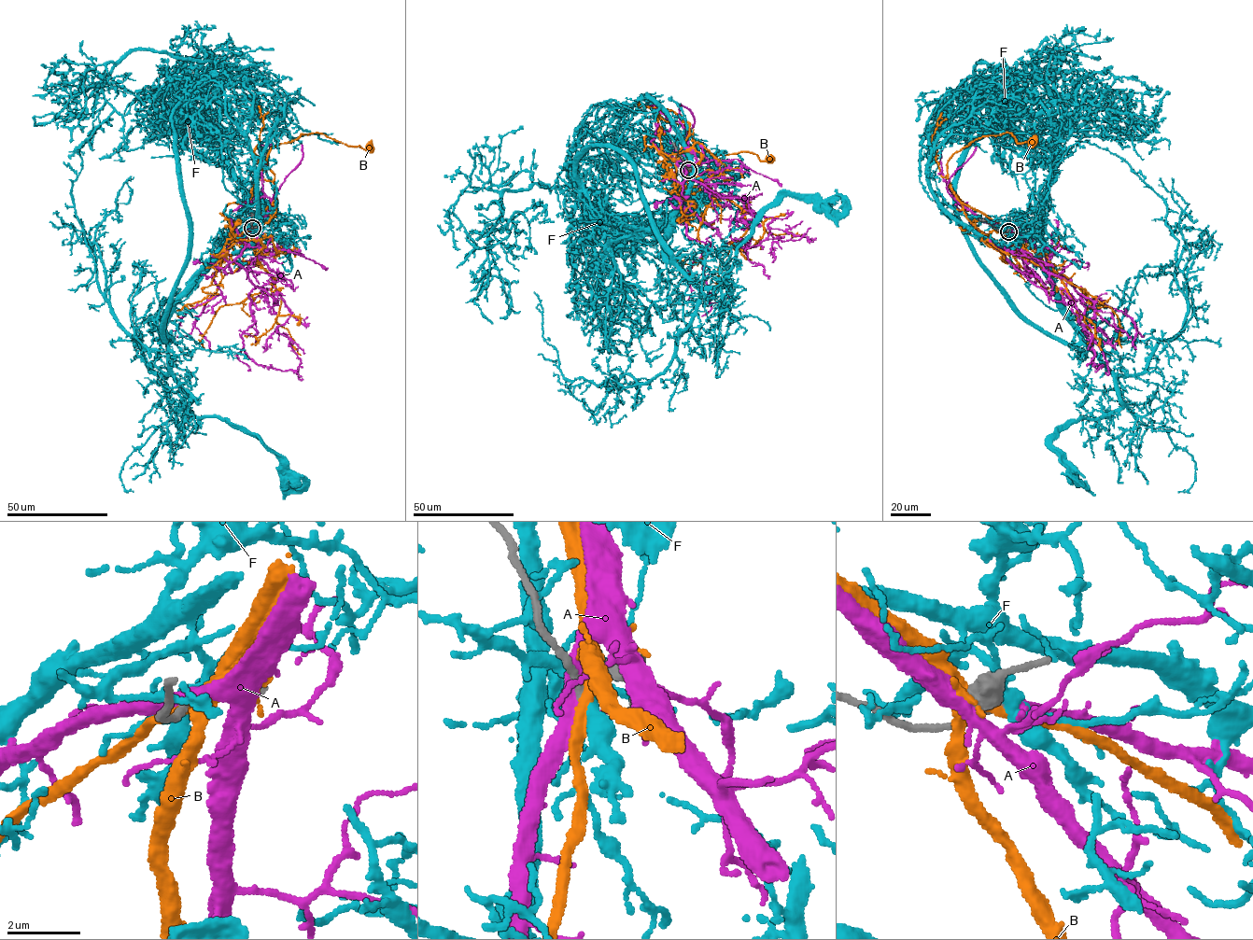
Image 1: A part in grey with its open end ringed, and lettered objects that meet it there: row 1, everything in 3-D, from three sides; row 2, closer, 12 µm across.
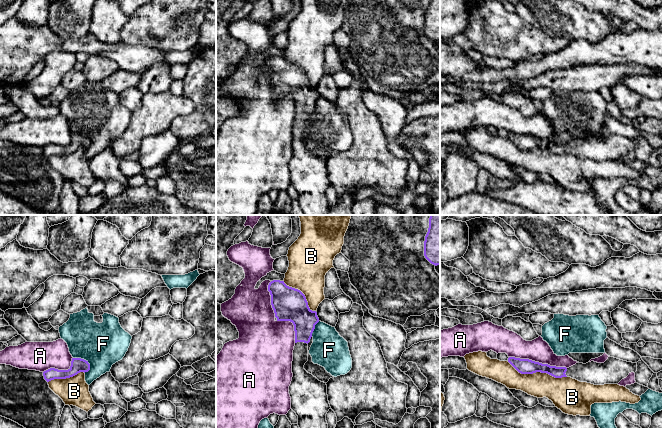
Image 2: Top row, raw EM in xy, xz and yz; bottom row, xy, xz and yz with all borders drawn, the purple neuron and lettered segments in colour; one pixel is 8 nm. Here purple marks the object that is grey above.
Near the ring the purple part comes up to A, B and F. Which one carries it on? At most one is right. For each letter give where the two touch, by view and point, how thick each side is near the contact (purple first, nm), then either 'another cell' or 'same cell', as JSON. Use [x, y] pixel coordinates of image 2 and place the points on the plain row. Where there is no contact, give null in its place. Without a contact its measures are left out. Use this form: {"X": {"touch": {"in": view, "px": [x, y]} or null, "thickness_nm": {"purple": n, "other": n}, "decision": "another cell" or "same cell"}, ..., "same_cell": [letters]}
{"A": {"touch": {"in": "yz", "px": [538, 138]}, "thickness_nm": {"purple": 130, "other": 190}, "decision": "another cell"}, "B": {"touch": {"in": "yz", "px": [537, 147]}, "thickness_nm": {"purple": 130, "other": 220}, "decision": "another cell"}, "F": {"touch": {"in": "xy", "px": [83, 135]}, "thickness_nm": {"purple": 120, "other": 360}, "decision": "another cell"}, "same_cell": []}

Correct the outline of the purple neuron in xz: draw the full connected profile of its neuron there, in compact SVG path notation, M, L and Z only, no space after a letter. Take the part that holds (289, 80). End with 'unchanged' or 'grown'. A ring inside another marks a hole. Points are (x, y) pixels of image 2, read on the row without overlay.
M271 57L268 67L277 97L290 97L294 101L293 153L289 162L291 185L298 192L304 215L327 215L326 190L331 184L327 161L304 145L308 137L308 119L319 98L317 88L309 84L300 66L287 62L284 57Z; grown

